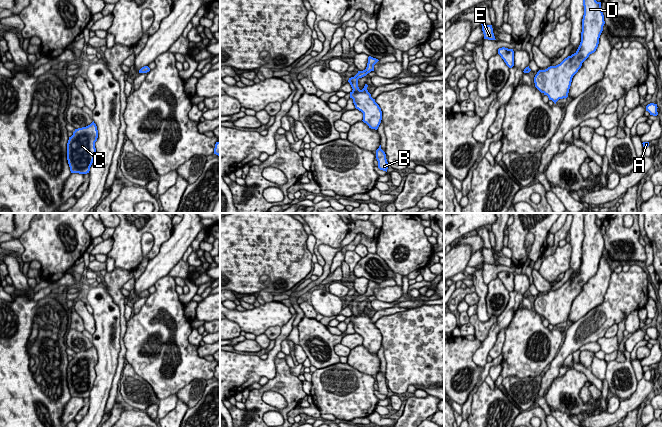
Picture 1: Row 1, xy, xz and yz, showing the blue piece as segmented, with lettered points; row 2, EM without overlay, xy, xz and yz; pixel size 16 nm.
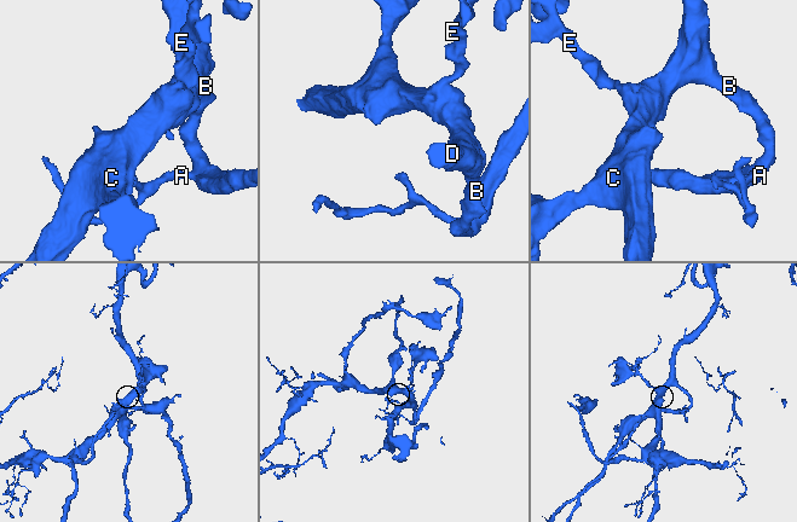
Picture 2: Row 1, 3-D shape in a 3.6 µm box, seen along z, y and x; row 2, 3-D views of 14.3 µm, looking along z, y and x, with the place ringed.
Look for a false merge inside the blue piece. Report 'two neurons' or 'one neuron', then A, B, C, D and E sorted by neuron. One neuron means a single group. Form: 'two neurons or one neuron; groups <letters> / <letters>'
one neuron; groups A B C D E

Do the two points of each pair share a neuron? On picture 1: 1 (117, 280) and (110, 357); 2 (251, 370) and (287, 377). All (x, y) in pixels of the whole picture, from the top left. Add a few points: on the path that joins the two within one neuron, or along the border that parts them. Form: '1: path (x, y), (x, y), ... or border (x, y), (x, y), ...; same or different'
1: border (106, 286), (107, 292), (119, 309), (121, 326); different
2: border (276, 355), (275, 375), (268, 380); different

